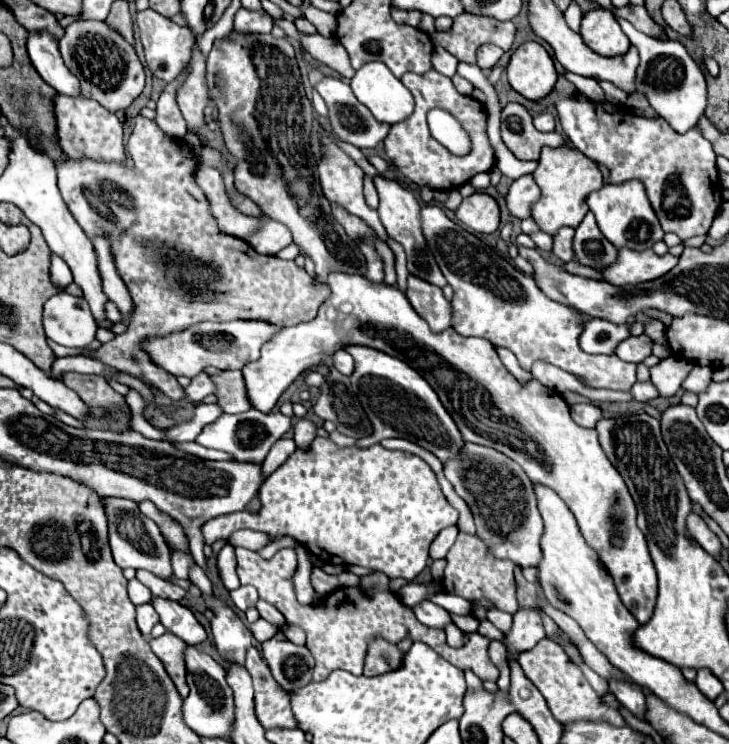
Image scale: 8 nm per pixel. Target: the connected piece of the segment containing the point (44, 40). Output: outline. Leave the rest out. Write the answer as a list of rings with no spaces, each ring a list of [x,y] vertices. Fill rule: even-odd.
[[[47,32],[29,34],[27,50],[35,70],[49,86],[53,86],[59,94],[65,94],[65,96],[81,96],[79,78],[75,78],[75,74],[67,70],[59,54],[57,40],[51,38],[51,34]]]

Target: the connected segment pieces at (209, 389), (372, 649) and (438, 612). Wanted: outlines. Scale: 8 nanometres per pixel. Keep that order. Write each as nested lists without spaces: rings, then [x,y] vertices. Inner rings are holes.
[[[201,372],[201,374],[197,374],[193,380],[191,380],[191,384],[185,388],[185,400],[189,400],[189,402],[201,402],[205,396],[209,396],[209,394],[213,394],[215,392],[215,382],[211,382],[211,376],[209,374],[205,374],[205,372]]]
[[[381,638],[377,642],[373,642],[369,646],[367,658],[365,658],[365,676],[375,676],[375,674],[383,674],[387,670],[393,670],[395,666],[399,666],[403,658],[403,652],[399,652],[397,646],[383,642]]]
[[[429,600],[417,604],[413,608],[413,612],[415,612],[415,616],[421,624],[427,624],[427,626],[433,626],[433,628],[445,628],[451,622],[451,614],[445,608],[437,606]]]

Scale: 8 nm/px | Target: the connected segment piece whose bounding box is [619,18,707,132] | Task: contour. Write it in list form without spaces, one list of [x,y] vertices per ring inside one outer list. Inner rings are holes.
[[[619,18],[623,32],[629,36],[631,44],[637,46],[641,64],[635,74],[635,92],[643,94],[651,108],[663,116],[673,130],[687,132],[703,116],[707,108],[707,86],[699,64],[689,56],[687,48],[677,40],[659,40],[641,34],[627,20]]]

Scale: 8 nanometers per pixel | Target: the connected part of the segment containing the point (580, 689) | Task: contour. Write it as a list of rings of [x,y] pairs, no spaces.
[[[543,638],[530,651],[521,653],[517,658],[525,676],[541,690],[541,694],[545,696],[553,716],[557,722],[561,724],[571,724],[571,722],[579,722],[579,720],[585,720],[585,722],[611,722],[611,726],[625,726],[625,720],[623,716],[609,708],[597,694],[595,690],[589,688],[585,676],[581,674],[581,669],[575,664],[571,664],[569,656],[561,650],[559,644],[549,640],[549,638]]]

